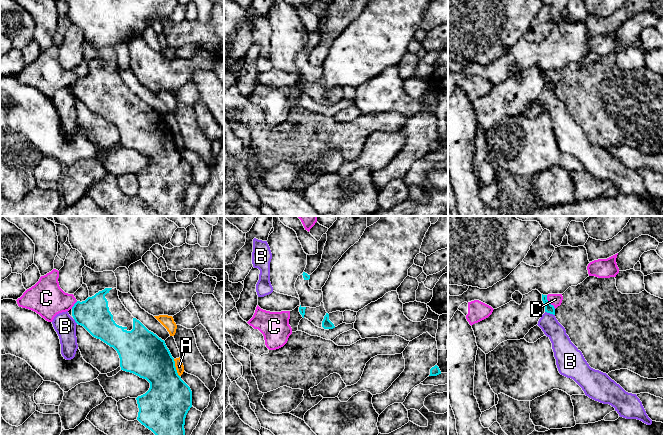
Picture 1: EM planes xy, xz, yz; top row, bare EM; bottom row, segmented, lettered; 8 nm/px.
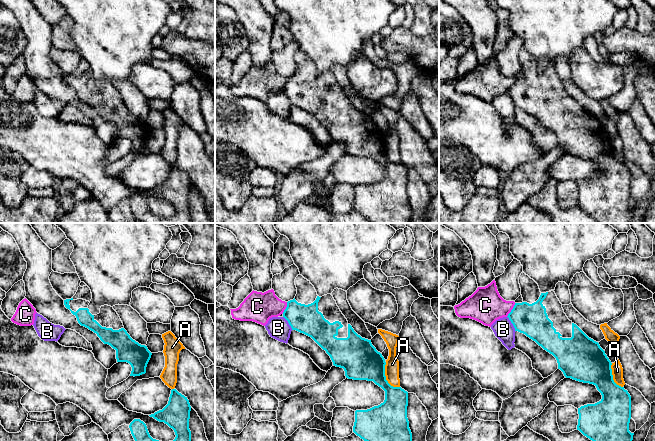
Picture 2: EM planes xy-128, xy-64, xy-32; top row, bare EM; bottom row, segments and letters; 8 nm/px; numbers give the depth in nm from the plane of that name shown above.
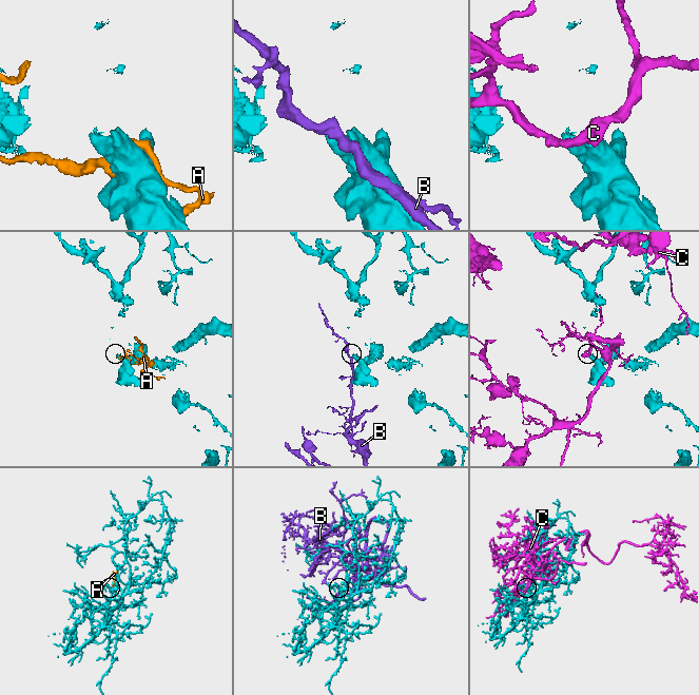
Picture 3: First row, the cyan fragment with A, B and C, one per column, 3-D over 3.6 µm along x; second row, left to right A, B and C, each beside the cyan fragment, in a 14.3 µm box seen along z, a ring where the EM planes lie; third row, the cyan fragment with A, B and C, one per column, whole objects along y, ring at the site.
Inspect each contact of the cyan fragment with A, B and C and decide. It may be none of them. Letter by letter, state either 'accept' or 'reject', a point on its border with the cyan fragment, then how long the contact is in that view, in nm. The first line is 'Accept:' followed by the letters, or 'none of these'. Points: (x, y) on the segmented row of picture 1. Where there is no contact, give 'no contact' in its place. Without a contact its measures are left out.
Accept: none of these
A: reject; contact xy (175, 368); length 150 nm
B: reject; contact yz (550, 313); length 90 nm
C: reject; contact yz (549, 302); length 130 nm

